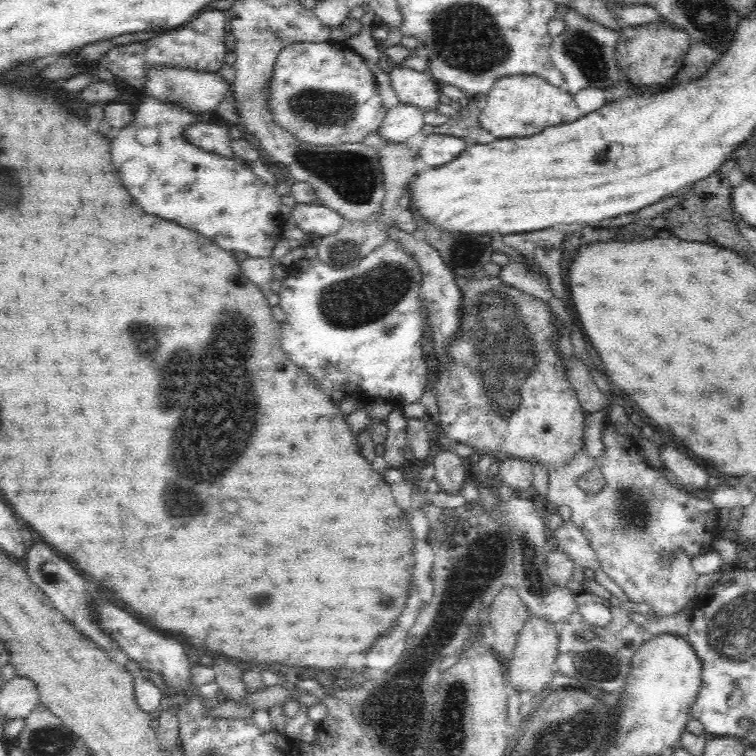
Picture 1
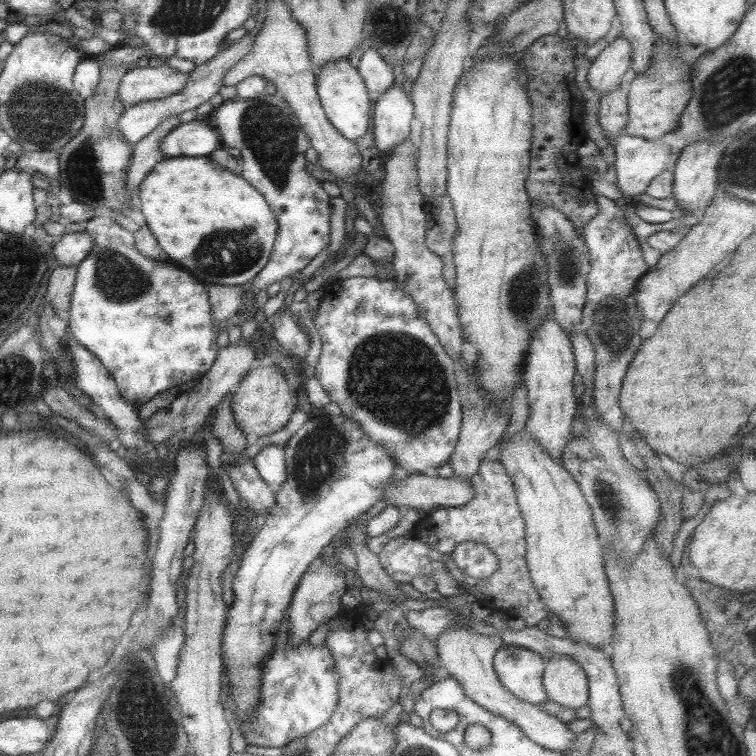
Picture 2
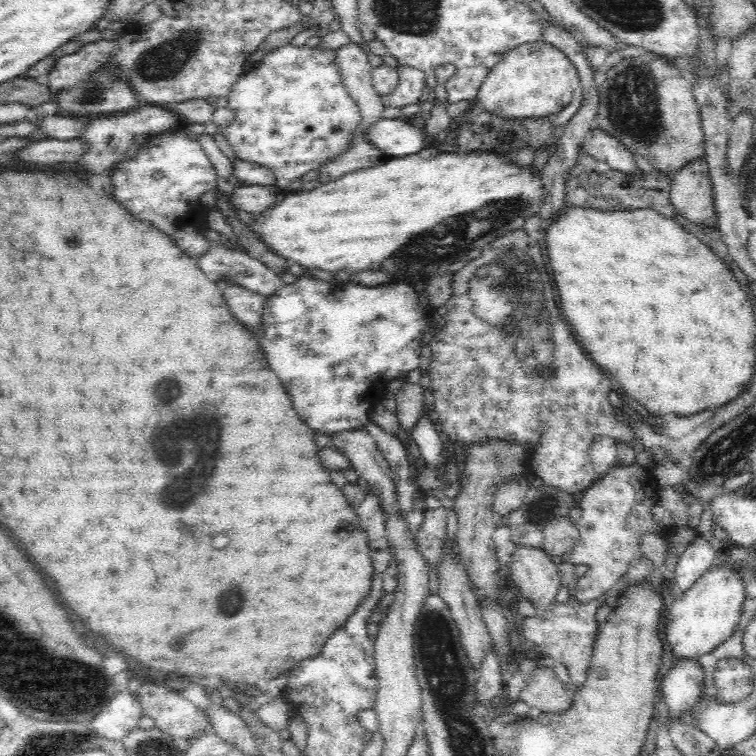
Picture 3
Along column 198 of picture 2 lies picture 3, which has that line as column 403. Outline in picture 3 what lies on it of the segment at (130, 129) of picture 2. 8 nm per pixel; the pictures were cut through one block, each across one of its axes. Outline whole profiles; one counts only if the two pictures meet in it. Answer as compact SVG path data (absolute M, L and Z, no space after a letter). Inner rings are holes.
M404 64L396 65L398 71L398 86L392 94L380 96L380 101L384 106L400 108L406 104L416 104L422 89L425 88L425 74L417 68L412 68Z

